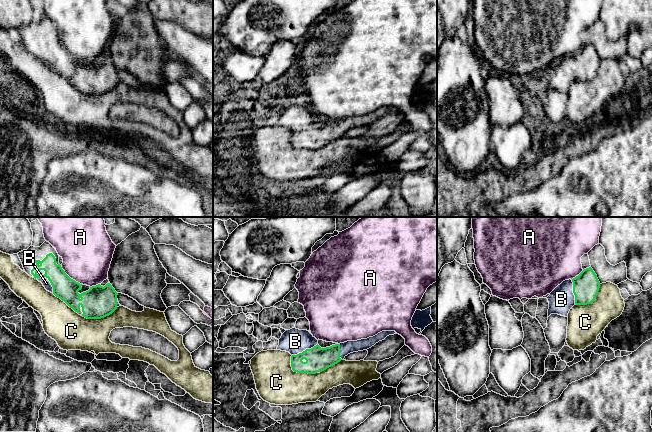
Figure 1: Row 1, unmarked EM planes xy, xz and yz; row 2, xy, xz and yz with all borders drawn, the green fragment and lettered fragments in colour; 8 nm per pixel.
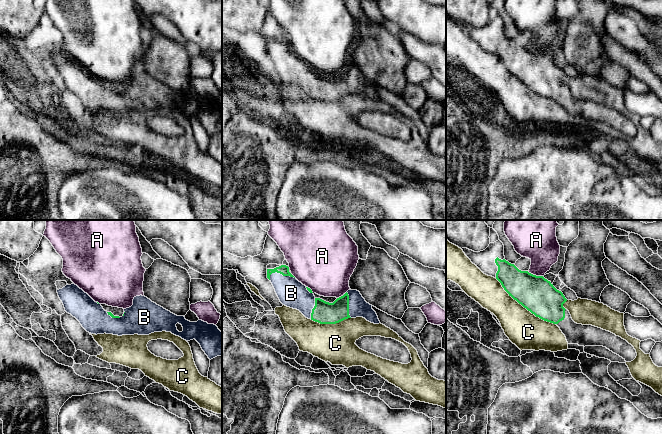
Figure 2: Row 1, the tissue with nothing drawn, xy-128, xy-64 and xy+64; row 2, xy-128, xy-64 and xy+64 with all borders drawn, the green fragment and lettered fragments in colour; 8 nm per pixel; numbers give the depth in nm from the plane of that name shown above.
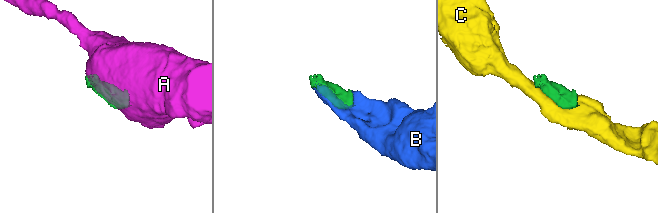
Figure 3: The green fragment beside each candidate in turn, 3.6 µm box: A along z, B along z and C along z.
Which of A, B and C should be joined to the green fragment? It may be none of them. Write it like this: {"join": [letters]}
{"join": ["B"]}

